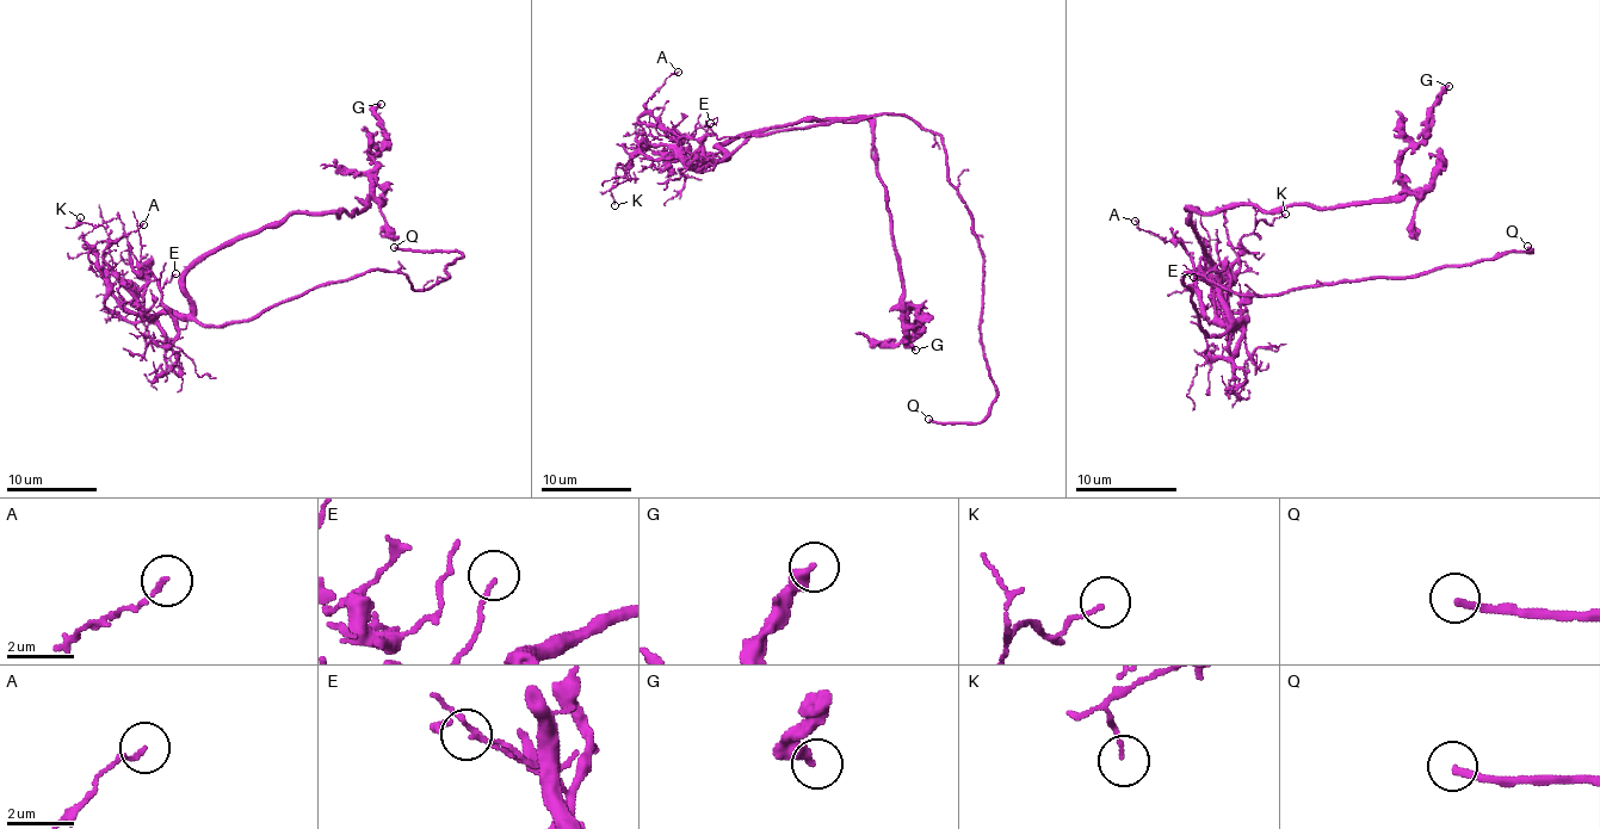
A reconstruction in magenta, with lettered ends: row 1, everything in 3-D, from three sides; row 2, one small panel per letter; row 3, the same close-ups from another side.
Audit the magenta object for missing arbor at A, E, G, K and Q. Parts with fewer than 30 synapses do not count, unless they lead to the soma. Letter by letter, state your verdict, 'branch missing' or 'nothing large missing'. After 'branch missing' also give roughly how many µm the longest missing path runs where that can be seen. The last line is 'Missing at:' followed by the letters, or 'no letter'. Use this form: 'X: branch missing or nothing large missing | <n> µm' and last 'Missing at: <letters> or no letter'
A: nothing large missing
E: nothing large missing
G: nothing large missing
K: nothing large missing
Q: branch missing | 9 µm
Missing at: Q

